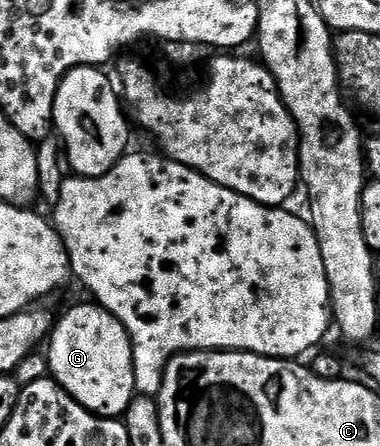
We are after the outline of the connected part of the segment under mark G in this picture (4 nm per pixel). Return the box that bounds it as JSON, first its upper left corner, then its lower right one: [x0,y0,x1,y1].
[50,300,136,419]

